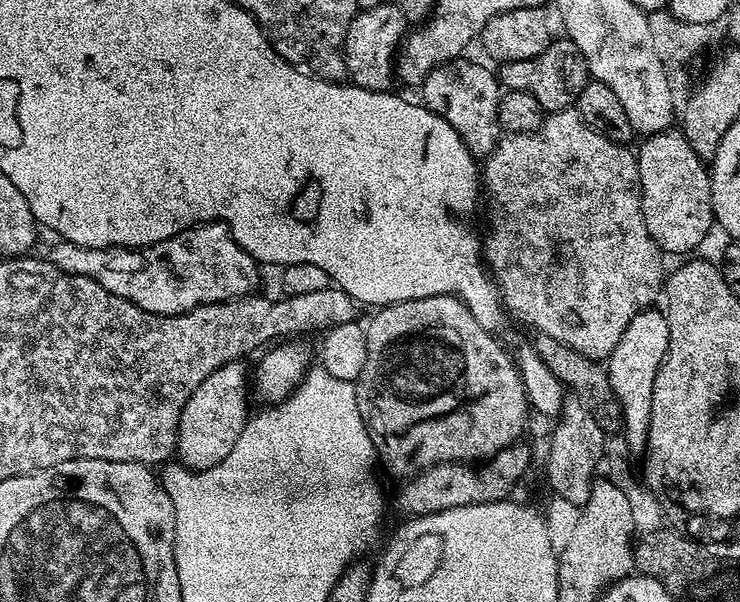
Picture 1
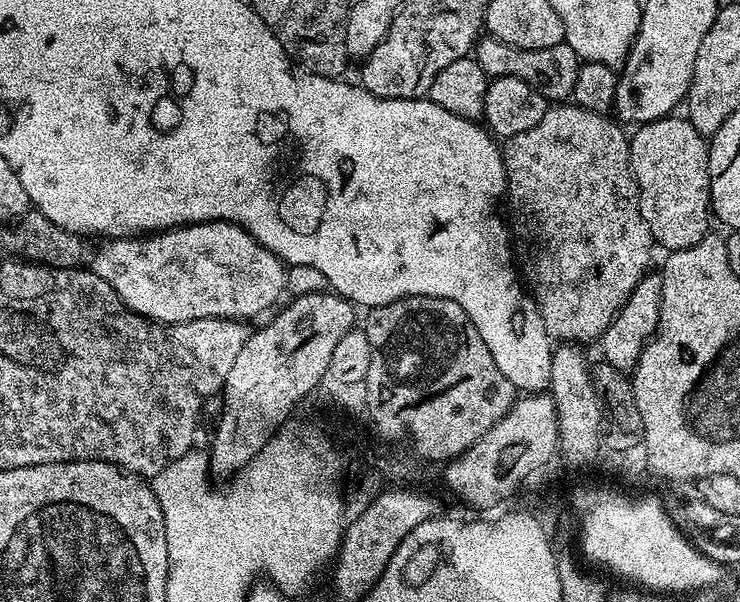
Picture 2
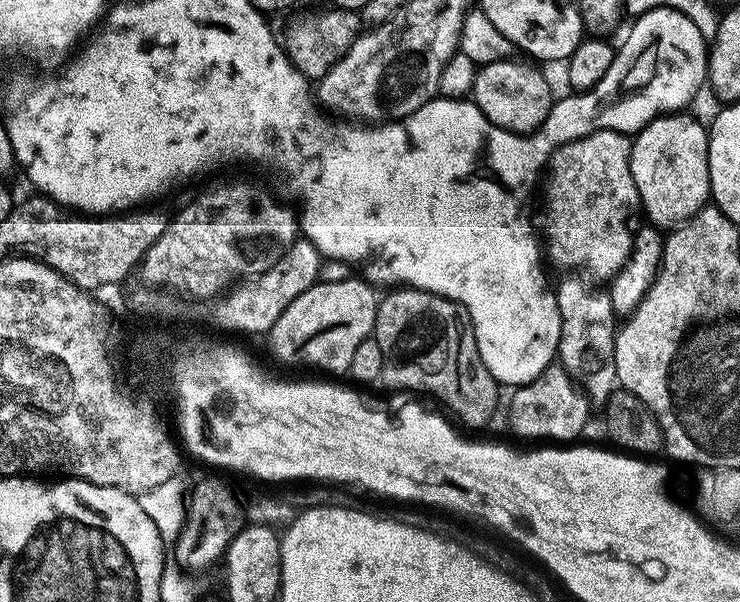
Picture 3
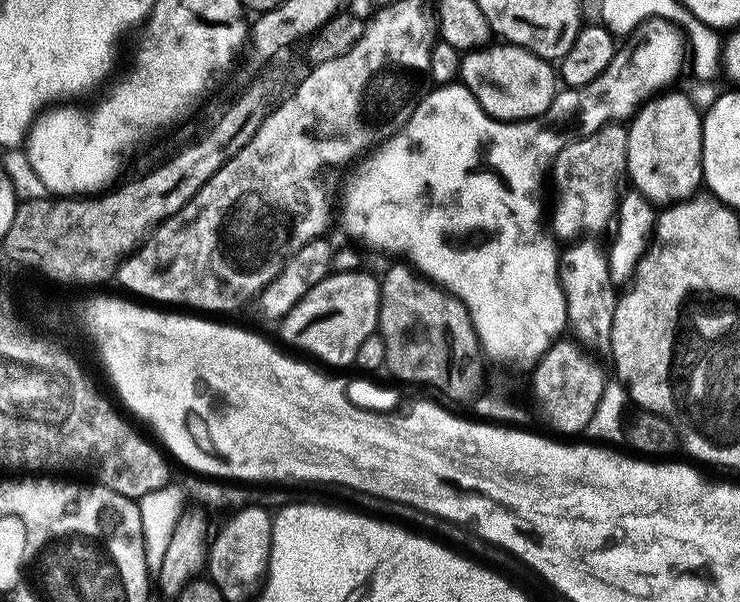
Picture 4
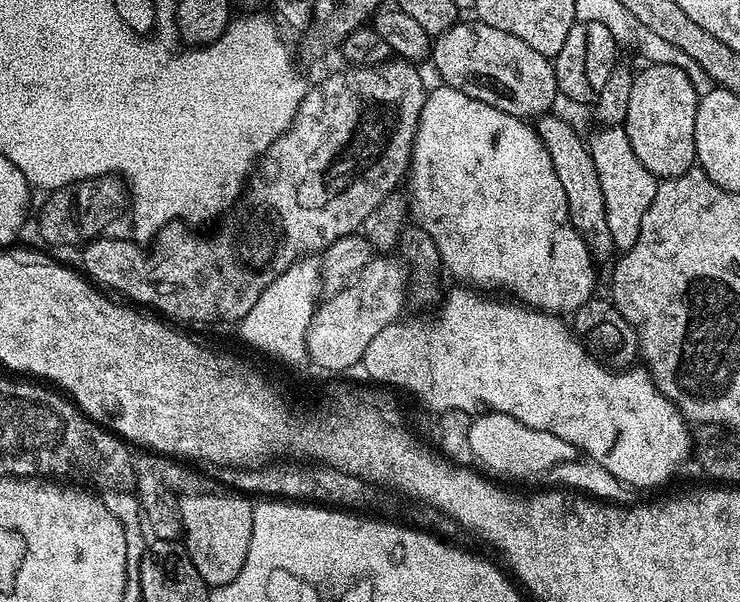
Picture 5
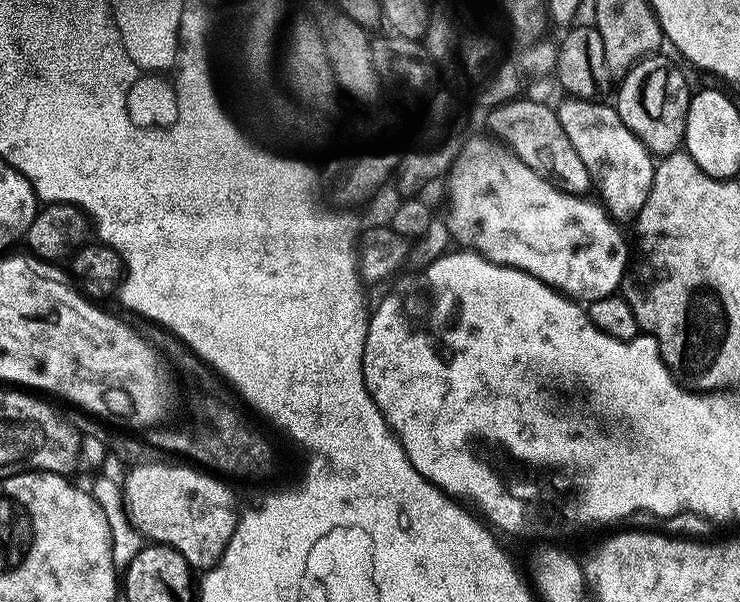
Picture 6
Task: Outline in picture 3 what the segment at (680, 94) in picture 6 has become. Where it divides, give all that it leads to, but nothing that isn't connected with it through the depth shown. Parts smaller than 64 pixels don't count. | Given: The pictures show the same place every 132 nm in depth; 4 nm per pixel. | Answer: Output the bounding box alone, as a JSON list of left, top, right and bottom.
[630,115,712,230]

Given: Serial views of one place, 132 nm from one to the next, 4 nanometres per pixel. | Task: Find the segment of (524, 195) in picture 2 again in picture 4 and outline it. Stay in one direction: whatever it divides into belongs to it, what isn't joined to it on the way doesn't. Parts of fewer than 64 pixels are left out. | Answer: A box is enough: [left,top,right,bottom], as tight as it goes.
[550,122,628,242]

